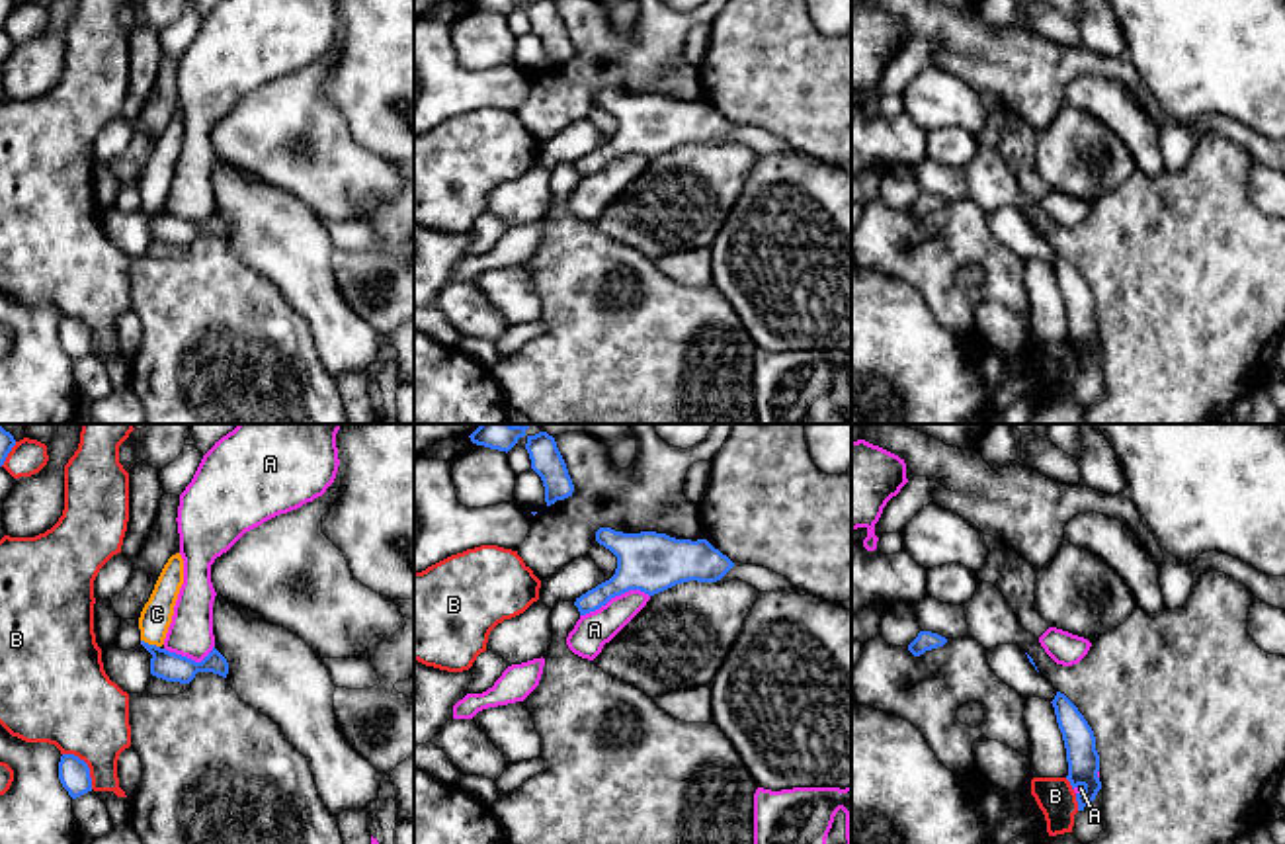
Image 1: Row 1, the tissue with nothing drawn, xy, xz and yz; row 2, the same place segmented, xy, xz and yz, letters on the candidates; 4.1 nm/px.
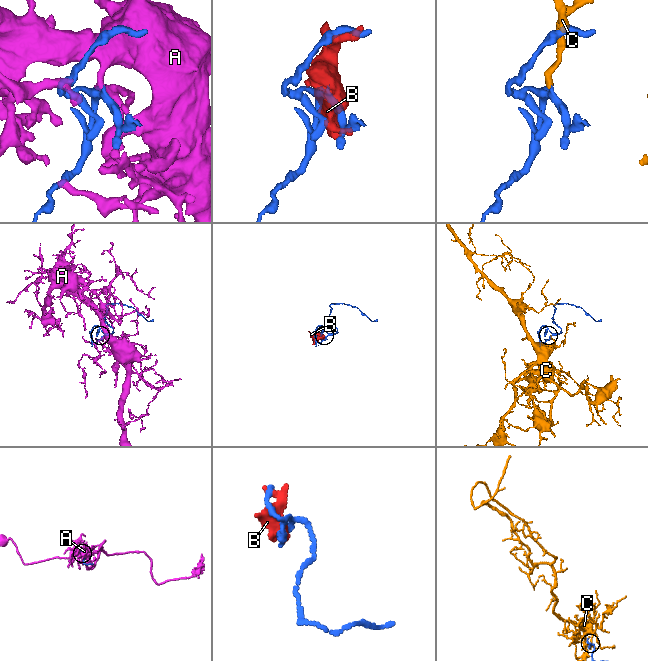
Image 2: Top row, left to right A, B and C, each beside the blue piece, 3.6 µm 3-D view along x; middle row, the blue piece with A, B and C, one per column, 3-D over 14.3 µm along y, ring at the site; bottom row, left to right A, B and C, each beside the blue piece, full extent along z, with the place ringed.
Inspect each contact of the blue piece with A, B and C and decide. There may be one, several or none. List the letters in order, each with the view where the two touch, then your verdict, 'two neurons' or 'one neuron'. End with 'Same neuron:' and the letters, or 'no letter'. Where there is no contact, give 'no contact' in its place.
A: xz | two neurons
B: xy | two neurons
C: xy | one neuron
Same neuron: C

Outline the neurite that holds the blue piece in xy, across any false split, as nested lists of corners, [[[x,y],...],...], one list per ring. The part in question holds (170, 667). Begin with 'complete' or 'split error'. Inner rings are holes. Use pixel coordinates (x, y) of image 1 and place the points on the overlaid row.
split error; [[[176,553],[164,565],[139,617],[141,645],[152,654],[150,674],[180,684],[189,684],[197,672],[213,672],[227,678],[228,662],[215,647],[201,662],[170,653],[162,647],[182,584],[184,559]]]

